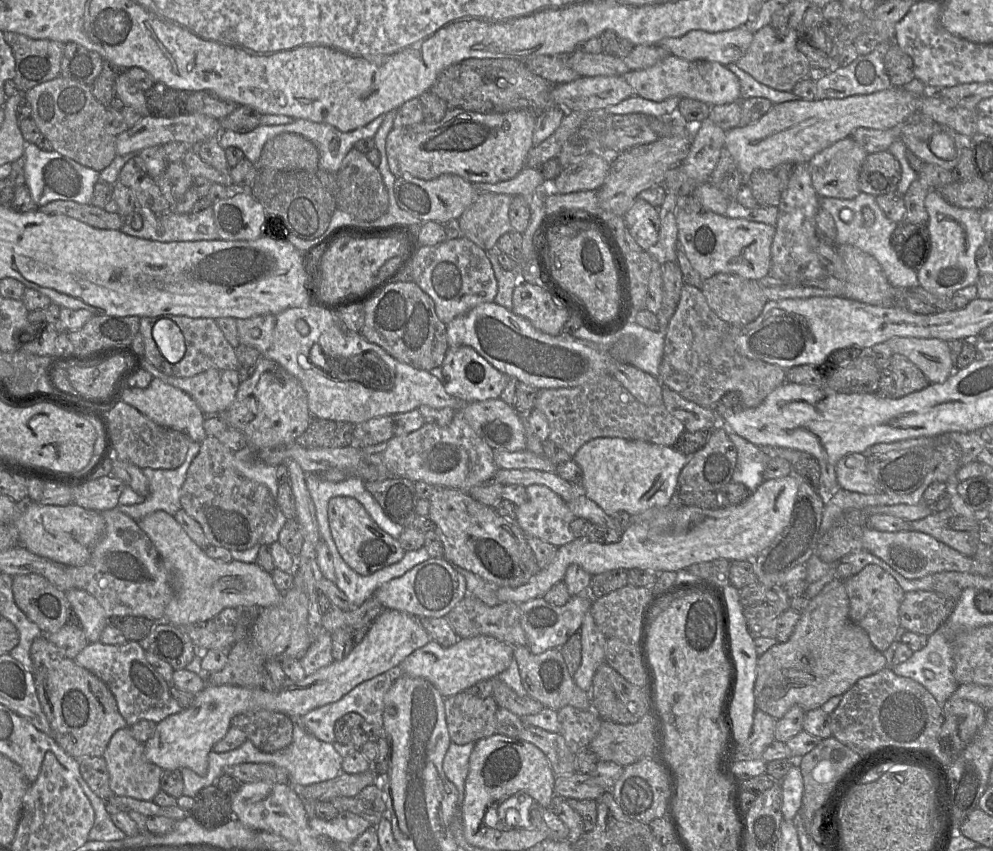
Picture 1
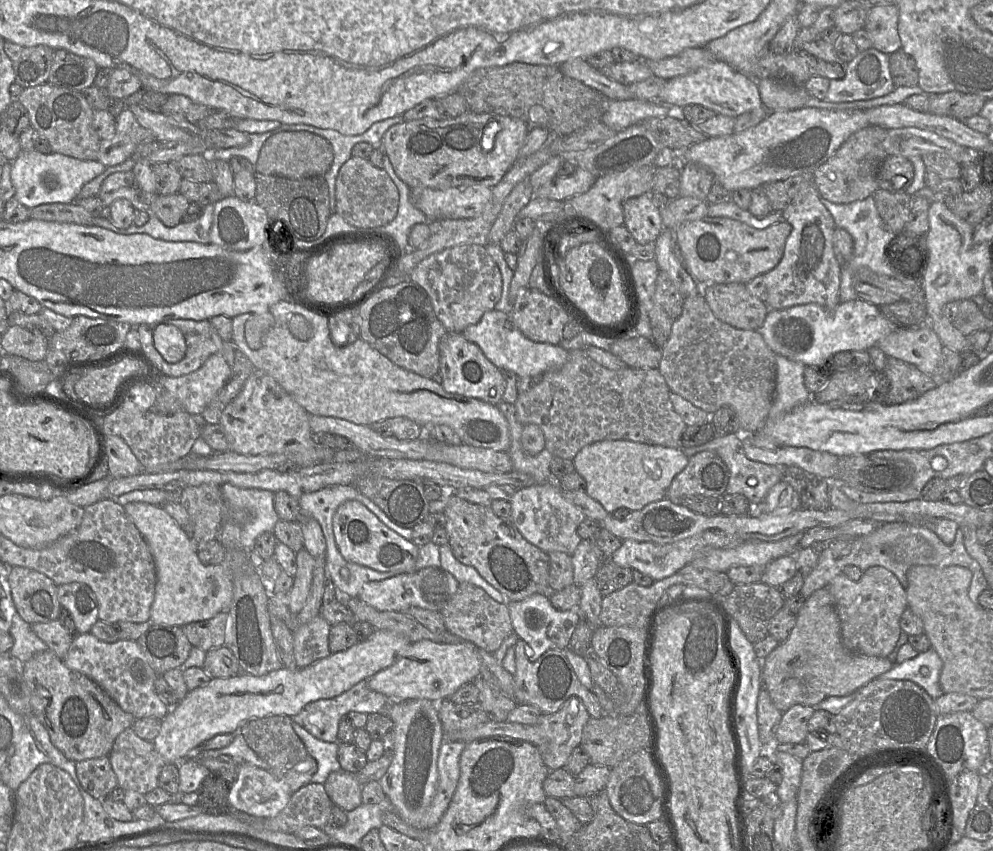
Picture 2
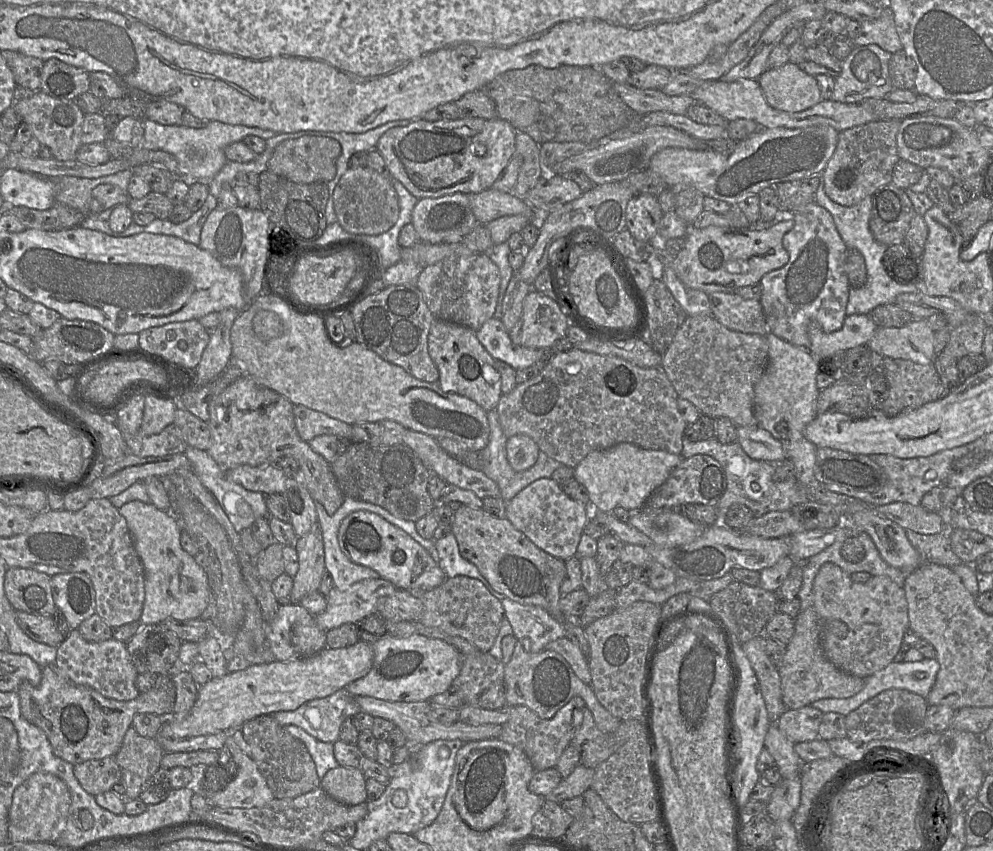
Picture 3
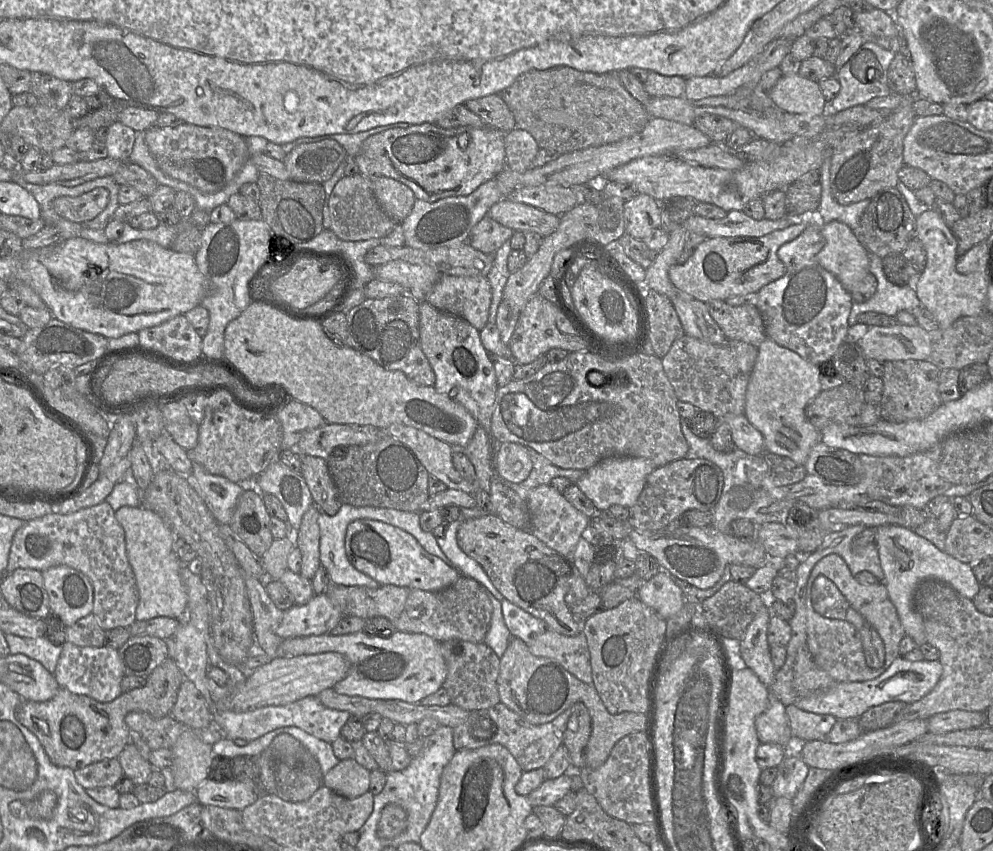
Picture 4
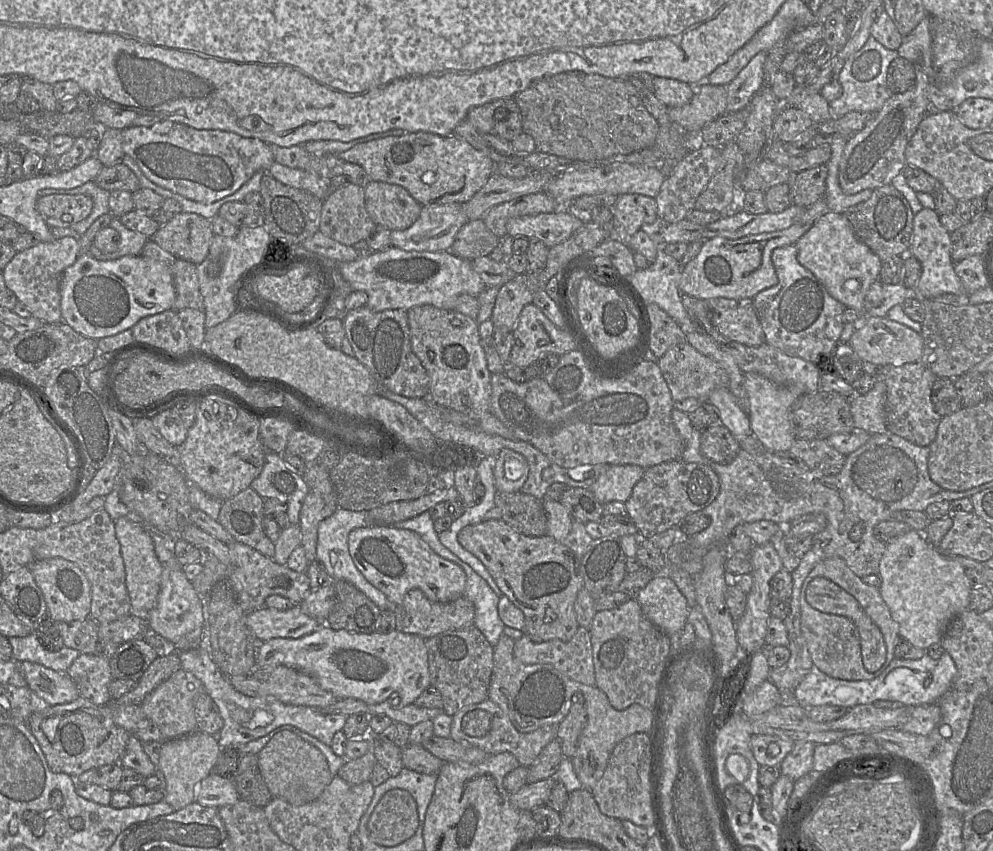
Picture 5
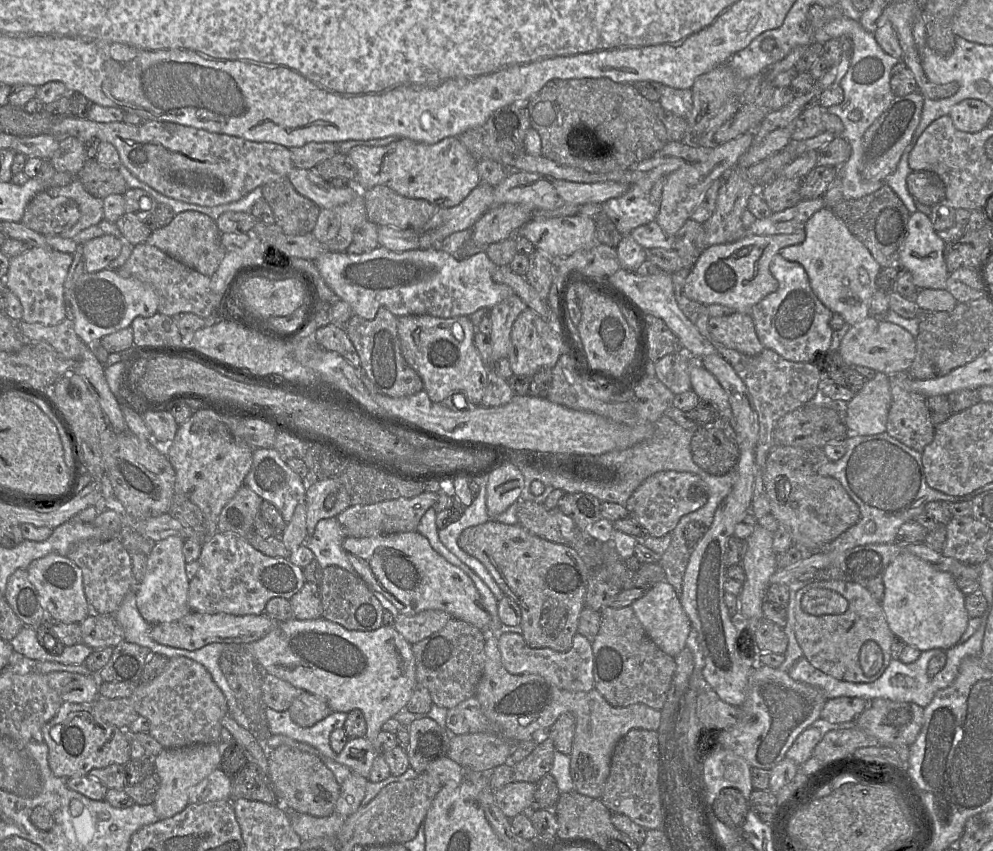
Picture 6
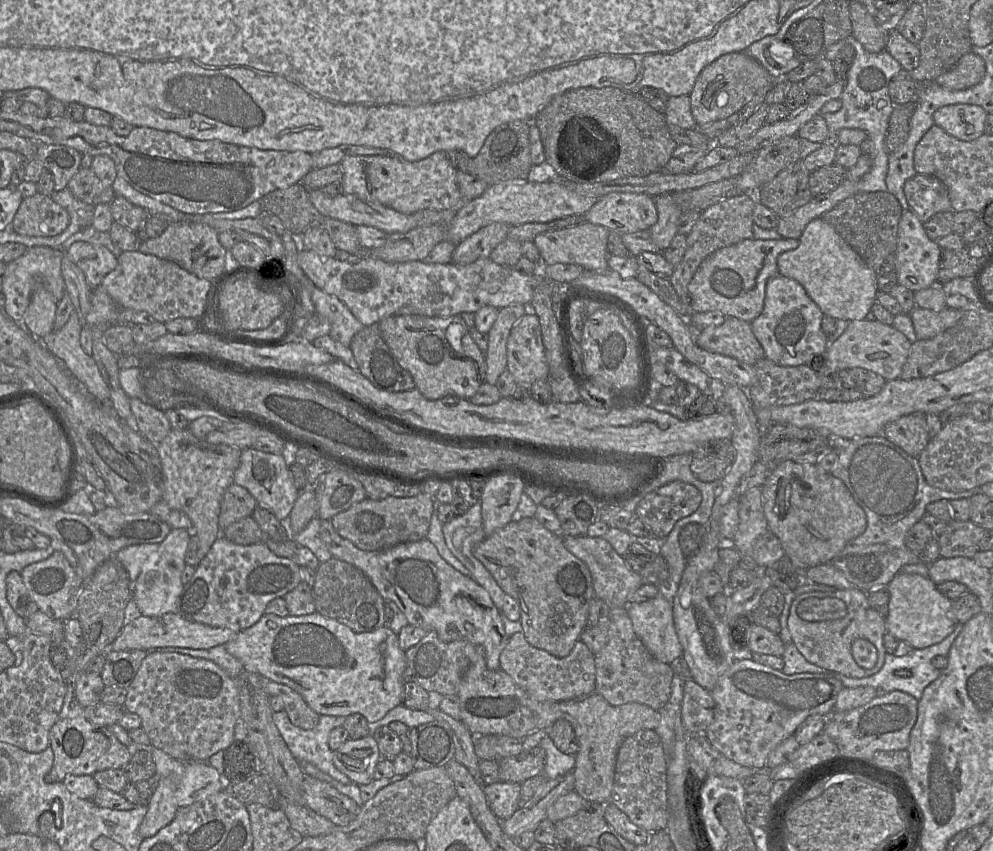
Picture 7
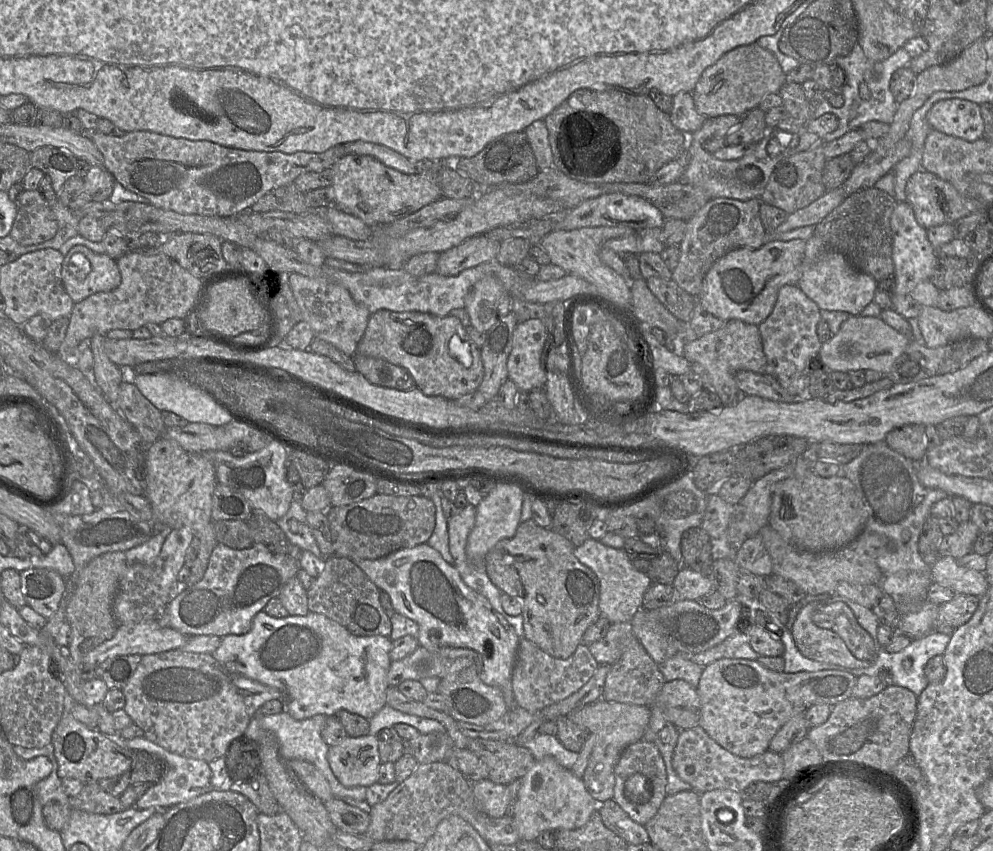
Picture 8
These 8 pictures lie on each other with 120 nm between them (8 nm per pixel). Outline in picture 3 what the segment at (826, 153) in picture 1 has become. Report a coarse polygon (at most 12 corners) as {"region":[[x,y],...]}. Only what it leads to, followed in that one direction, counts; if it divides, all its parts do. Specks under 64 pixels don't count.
{"region":[[901,120],[839,132],[822,172],[853,206],[891,183]]}

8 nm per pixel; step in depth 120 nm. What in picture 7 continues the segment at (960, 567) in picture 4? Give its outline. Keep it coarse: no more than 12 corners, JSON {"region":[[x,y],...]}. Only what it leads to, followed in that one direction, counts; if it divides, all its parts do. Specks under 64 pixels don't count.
{"region":[[929,577],[886,588],[886,631],[913,649],[954,630],[952,601]]}

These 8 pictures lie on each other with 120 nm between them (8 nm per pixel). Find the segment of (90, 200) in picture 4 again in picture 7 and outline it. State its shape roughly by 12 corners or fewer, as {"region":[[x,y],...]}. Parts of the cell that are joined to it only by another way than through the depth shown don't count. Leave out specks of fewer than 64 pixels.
{"region":[[37,192],[22,200],[12,229],[52,237],[69,221],[66,209]]}

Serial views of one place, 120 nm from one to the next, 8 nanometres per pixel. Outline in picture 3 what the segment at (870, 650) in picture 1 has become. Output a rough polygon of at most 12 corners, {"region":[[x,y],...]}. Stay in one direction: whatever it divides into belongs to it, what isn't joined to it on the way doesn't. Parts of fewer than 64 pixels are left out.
{"region":[[813,607],[795,618],[778,672],[786,709],[849,698],[865,679],[834,666]]}

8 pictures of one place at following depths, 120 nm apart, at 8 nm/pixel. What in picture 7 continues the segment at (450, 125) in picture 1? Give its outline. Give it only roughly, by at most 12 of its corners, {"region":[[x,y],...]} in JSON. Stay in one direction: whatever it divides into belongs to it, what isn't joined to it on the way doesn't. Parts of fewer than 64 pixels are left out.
{"region":[[446,152],[345,157],[343,193],[403,214],[456,210]]}

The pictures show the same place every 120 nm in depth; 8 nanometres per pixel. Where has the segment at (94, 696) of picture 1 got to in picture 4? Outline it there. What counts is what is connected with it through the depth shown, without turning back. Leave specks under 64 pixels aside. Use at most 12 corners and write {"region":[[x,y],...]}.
{"region":[[168,657],[107,703],[60,687],[16,718],[74,771],[118,758],[125,716],[169,715],[185,677]]}

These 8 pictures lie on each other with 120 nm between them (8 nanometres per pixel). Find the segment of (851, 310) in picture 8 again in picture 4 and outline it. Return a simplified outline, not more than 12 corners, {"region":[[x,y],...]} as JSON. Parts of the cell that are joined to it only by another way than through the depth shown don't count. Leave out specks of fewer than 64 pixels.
{"region":[[843,222],[821,225],[819,264],[851,293],[869,253]]}

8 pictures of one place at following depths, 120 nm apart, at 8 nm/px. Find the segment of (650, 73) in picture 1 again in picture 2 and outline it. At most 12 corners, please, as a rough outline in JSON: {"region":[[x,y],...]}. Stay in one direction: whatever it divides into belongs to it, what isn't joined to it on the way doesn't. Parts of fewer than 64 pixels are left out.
{"region":[[713,61],[665,80],[658,102],[733,118],[763,106],[749,75]]}

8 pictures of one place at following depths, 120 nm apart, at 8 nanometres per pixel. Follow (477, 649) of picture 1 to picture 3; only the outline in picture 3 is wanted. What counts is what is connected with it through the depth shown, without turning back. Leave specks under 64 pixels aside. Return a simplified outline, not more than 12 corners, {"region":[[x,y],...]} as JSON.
{"region":[[423,635],[372,642],[354,696],[429,701],[461,670],[454,646]]}

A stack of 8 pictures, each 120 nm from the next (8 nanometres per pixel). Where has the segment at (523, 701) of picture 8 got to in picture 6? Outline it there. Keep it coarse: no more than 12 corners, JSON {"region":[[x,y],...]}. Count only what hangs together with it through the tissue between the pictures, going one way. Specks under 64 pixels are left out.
{"region":[[579,633],[566,652],[530,648],[500,634],[513,675],[536,674],[572,692],[595,688],[592,643]]}

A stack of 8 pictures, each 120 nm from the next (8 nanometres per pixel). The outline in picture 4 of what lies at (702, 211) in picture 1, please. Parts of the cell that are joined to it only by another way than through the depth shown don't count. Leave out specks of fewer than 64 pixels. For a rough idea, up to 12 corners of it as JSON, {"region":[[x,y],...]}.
{"region":[[802,222],[762,237],[708,237],[670,267],[705,303],[758,293],[786,273],[777,251]]}

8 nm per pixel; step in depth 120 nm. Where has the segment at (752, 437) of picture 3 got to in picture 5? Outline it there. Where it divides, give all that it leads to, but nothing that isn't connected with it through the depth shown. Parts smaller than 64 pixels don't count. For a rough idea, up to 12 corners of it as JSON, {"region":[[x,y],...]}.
{"region":[[727,387],[708,402],[734,436],[752,434],[748,414]]}

